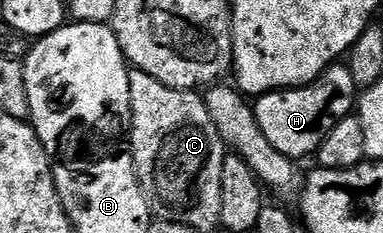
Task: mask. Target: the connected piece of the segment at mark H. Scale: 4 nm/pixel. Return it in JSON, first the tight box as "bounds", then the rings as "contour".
{"bounds":[254,63,358,159],"contour":[[[337,63],[335,65],[328,66],[328,68],[325,69],[324,72],[320,74],[320,76],[314,78],[313,81],[308,82],[307,85],[298,85],[291,89],[273,89],[270,93],[259,94],[259,96],[257,96],[254,101],[254,110],[256,113],[258,127],[262,129],[262,134],[266,135],[266,138],[269,139],[271,146],[276,147],[278,151],[280,151],[284,156],[288,156],[293,159],[301,159],[300,157],[306,156],[307,153],[308,156],[315,154],[316,150],[319,149],[320,144],[322,143],[322,139],[330,131],[330,127],[334,127],[334,123],[336,121],[341,121],[343,117],[349,116],[349,114],[353,112],[357,101],[358,87],[354,83],[354,75],[349,71],[347,64]]]}

